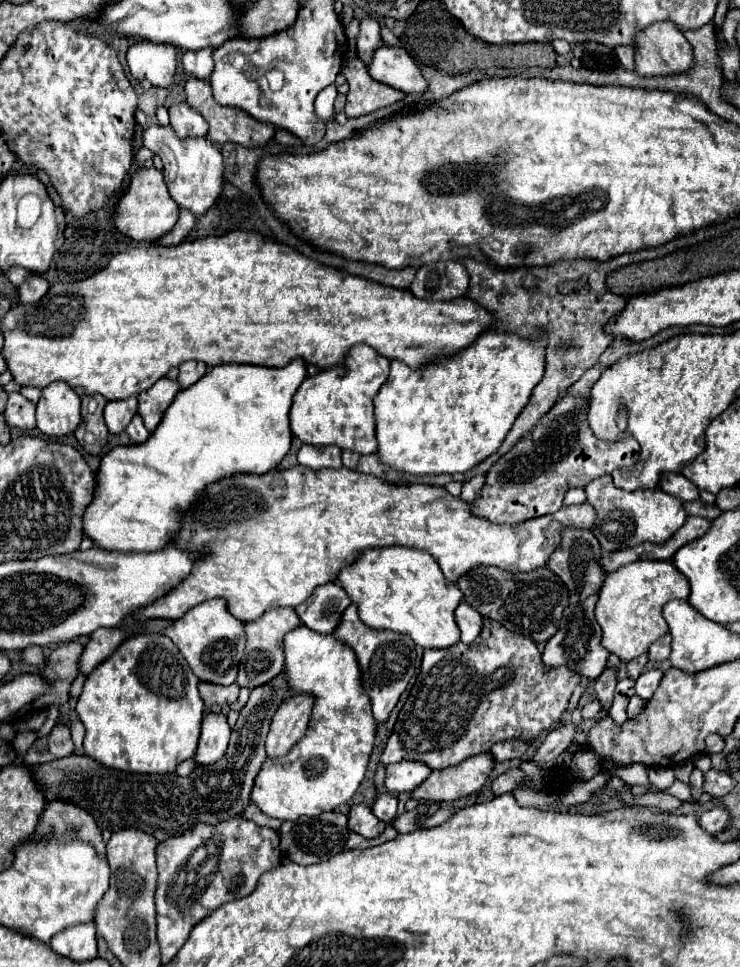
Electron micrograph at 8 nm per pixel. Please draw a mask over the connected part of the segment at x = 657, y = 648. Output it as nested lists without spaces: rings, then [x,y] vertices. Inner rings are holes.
[[[665,634],[649,646],[649,660],[651,662],[663,662],[669,658],[669,652],[671,652],[671,636]]]

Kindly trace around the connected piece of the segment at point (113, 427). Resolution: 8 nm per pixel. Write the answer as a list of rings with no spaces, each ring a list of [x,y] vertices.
[[[137,398],[111,400],[105,406],[105,422],[111,434],[121,434],[131,418],[137,414]]]

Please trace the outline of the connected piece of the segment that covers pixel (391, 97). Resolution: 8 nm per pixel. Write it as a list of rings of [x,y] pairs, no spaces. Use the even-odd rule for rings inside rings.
[[[355,54],[345,56],[345,64],[343,64],[341,72],[345,74],[347,84],[349,84],[347,104],[345,104],[347,118],[371,114],[379,108],[385,108],[385,106],[391,106],[391,104],[403,100],[403,96],[405,96],[403,92],[397,92],[395,88],[389,88],[389,86],[369,78],[365,64]]]

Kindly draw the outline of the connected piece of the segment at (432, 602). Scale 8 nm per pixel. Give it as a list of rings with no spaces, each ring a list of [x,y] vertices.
[[[405,546],[363,550],[349,566],[339,572],[339,582],[349,598],[359,606],[359,616],[369,628],[405,632],[415,640],[417,646],[423,648],[449,648],[459,642],[459,628],[453,614],[463,598],[461,590],[457,588],[457,584],[449,584],[449,580],[441,576],[441,568],[437,568],[437,562],[427,552]]]

